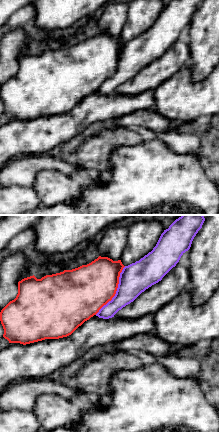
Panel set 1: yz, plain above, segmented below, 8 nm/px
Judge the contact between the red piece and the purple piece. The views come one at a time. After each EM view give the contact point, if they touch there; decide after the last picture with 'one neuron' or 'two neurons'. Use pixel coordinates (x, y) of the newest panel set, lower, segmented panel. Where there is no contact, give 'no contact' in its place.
meets red at (116, 290)

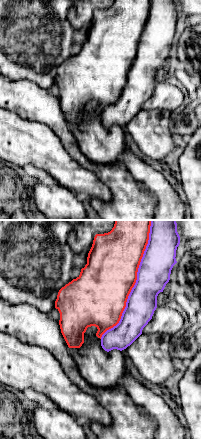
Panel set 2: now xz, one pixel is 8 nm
meets red at (135, 281)

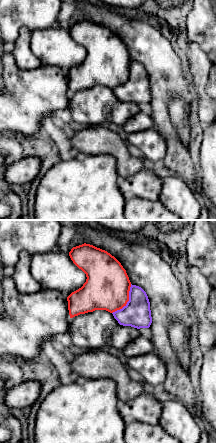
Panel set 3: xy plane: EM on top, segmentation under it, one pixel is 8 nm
meets red at (128, 300)

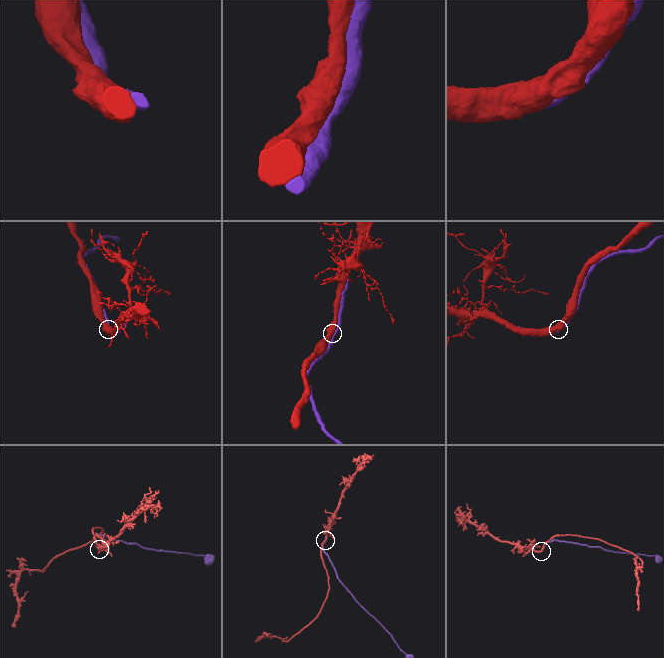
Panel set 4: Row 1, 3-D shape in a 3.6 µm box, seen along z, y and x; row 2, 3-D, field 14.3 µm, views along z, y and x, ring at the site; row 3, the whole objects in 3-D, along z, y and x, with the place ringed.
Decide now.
one neuron

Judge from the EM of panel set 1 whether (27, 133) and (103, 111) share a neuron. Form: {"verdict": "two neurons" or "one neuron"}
{"verdict": "one neuron"}

